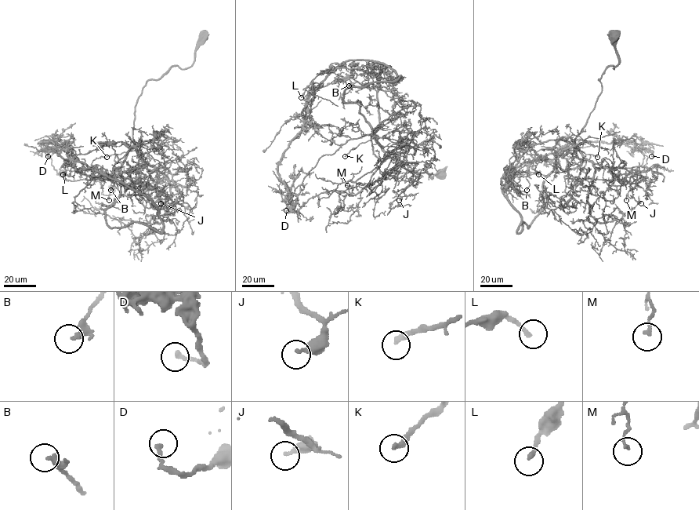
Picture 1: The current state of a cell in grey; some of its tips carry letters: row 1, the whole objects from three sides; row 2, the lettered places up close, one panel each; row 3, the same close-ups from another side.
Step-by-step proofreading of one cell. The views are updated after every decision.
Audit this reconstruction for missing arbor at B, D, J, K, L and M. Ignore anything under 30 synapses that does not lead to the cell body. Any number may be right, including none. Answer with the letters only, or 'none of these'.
K

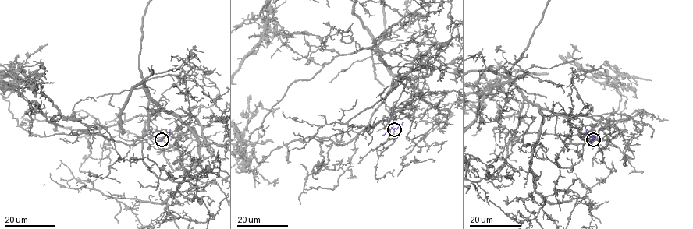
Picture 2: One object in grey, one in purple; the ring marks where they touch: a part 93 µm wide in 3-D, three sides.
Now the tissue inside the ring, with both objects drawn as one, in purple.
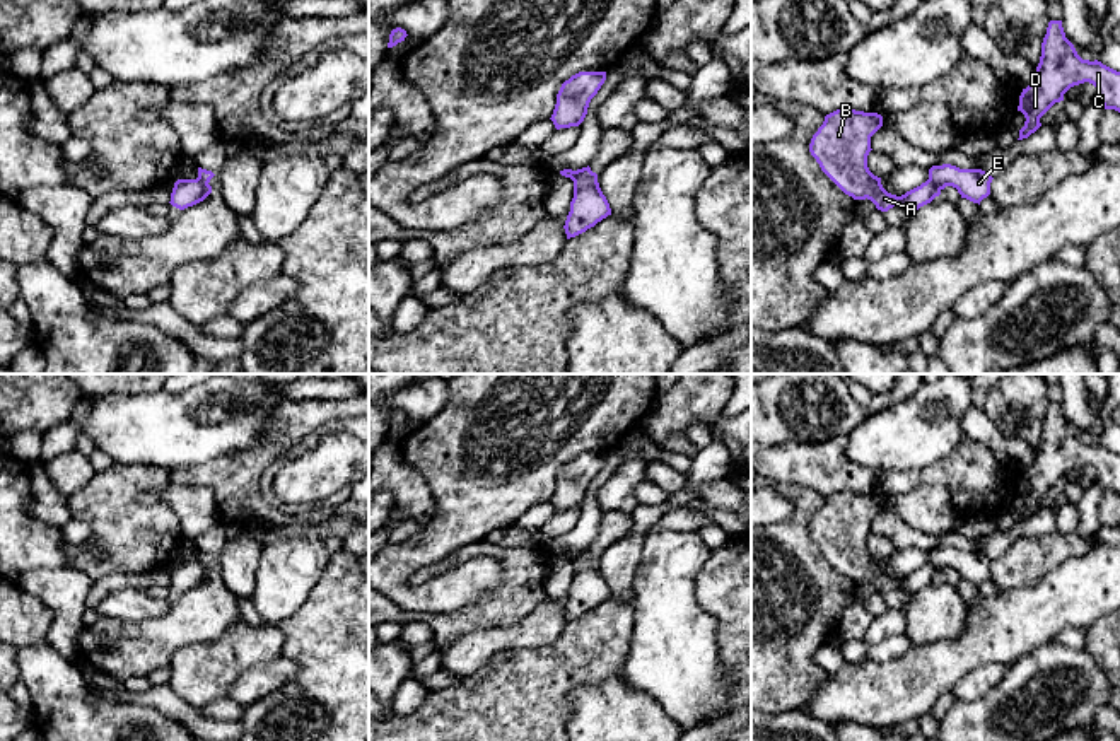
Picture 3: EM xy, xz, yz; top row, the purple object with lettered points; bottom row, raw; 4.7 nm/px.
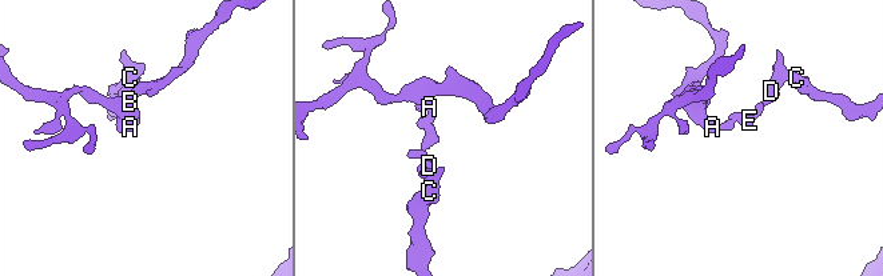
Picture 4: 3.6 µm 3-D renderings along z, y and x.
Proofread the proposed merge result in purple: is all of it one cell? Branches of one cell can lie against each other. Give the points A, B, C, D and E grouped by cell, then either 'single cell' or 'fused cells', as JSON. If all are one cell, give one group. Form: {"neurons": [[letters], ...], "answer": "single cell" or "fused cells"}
{"neurons": [["A", "B"], ["C", "D", "E"]], "answer": "fused cells"}

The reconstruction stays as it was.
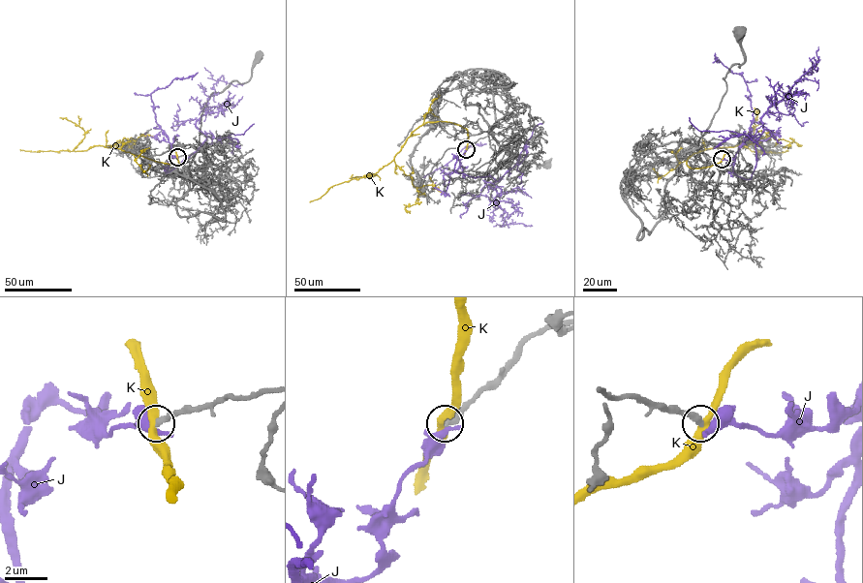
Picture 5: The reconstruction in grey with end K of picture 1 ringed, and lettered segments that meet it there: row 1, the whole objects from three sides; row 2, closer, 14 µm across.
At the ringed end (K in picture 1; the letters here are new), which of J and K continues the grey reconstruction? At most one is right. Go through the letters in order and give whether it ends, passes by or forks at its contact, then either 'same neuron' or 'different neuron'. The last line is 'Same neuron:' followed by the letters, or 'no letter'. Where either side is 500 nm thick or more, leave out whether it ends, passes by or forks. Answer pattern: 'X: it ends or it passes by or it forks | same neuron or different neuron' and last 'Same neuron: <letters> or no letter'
J: it ends | different neuron
K: it passes by | different neuron
Same neuron: no letter

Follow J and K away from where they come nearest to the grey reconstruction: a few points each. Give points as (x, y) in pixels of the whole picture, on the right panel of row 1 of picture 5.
J: (723, 160), (734, 158), (732, 171), (749, 179), (763, 131), (760, 117), (817, 67)
K: (722, 159), (709, 167), (687, 165), (693, 153), (707, 148), (743, 145), (756, 152), (788, 149)

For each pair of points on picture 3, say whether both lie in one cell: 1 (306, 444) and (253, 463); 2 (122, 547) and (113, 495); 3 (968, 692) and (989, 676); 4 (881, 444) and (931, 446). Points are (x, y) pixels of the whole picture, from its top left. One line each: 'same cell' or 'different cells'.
1: different cells
2: same cell
3: same cell
4: same cell

